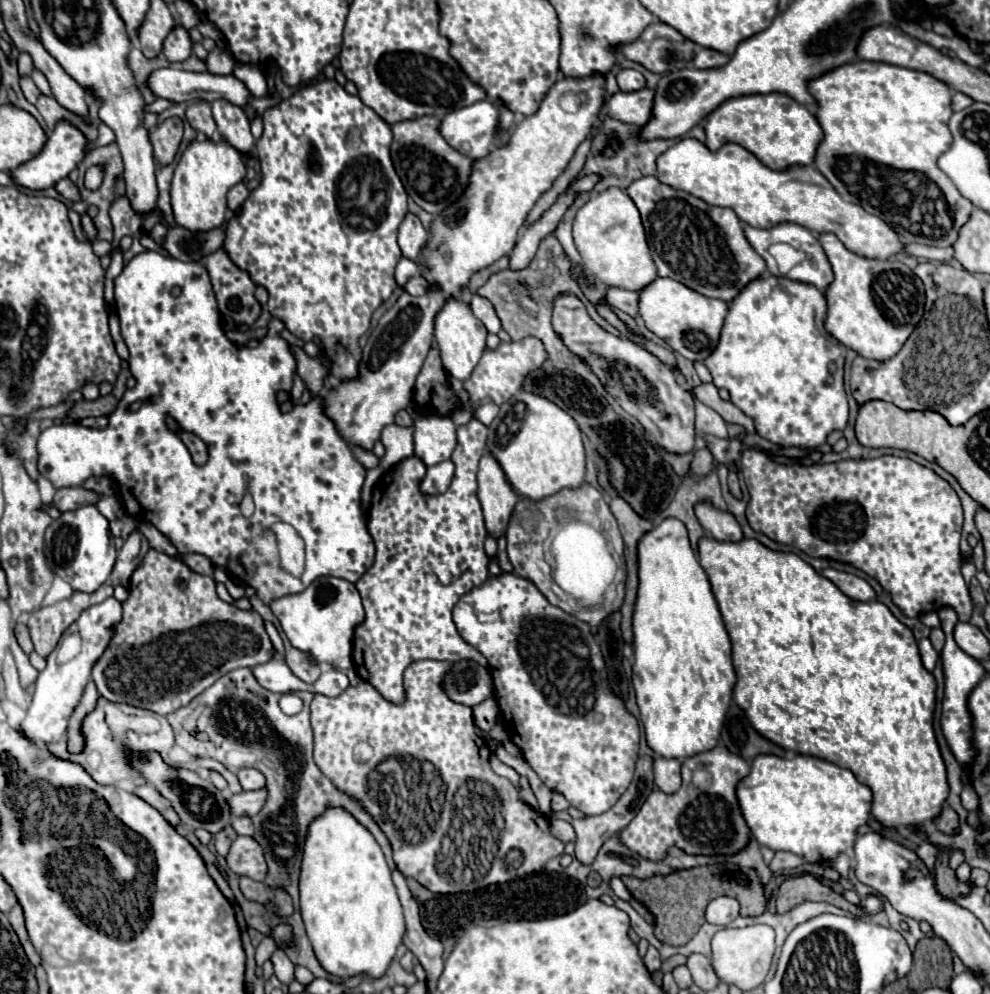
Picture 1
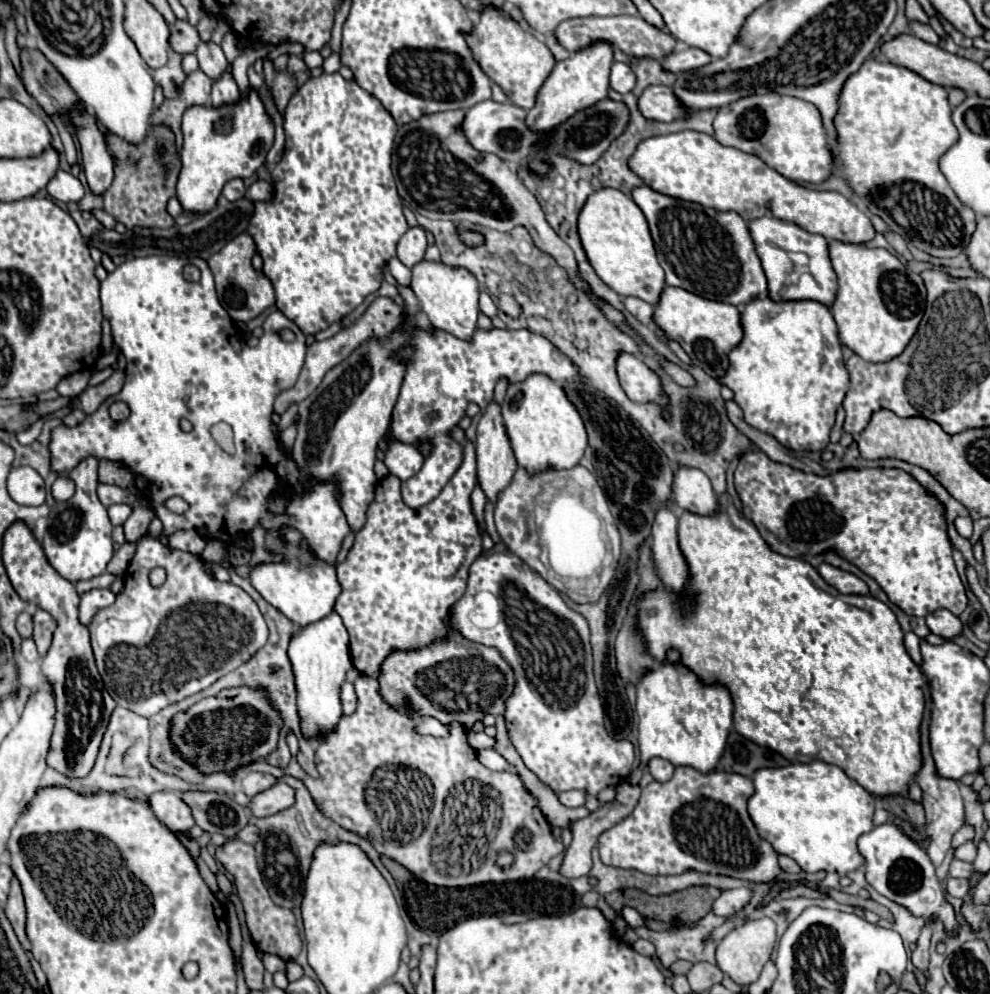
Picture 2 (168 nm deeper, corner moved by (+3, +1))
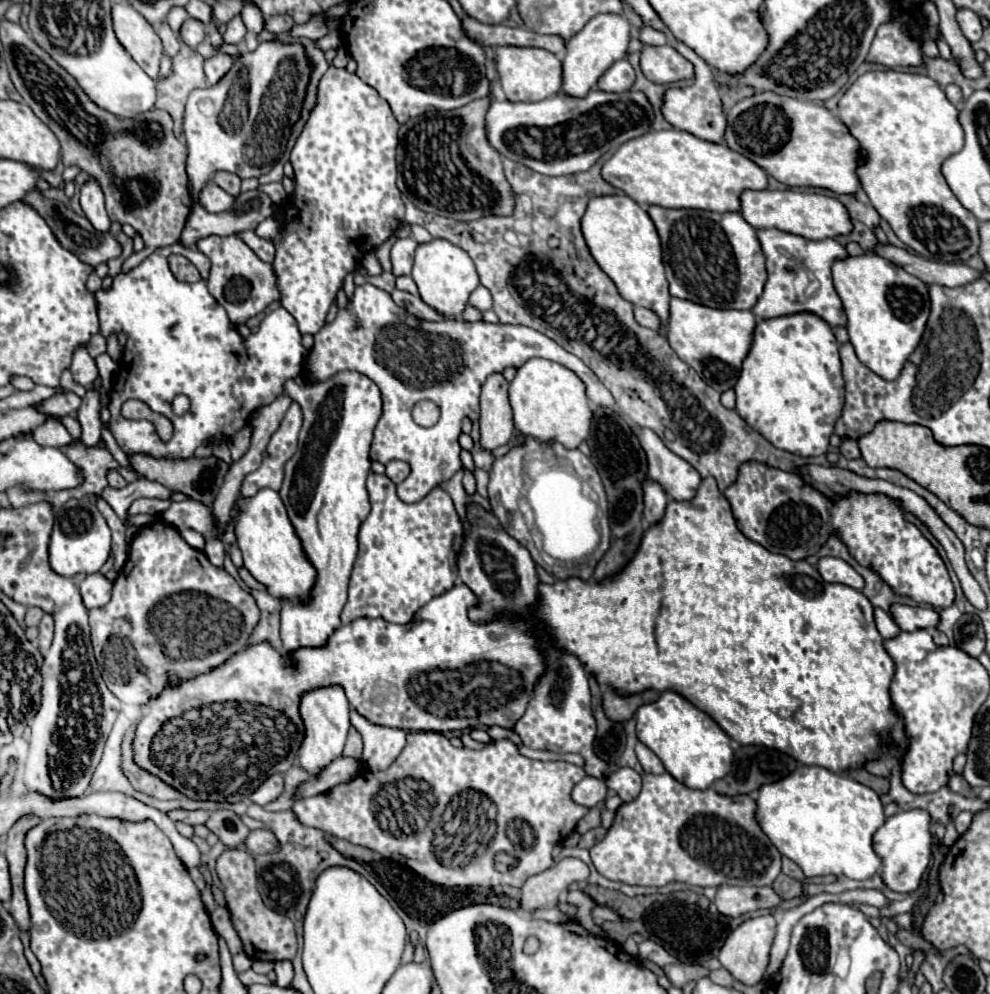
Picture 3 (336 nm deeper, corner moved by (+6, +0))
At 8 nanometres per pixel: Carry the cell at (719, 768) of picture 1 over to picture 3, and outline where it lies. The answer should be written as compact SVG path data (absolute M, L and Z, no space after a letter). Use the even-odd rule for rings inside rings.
M644 774L638 798L616 810L614 822L602 842L590 848L596 870L614 882L632 886L666 886L670 882L686 882L692 886L770 886L780 874L782 854L768 840L756 820L756 802L742 796L720 796L712 788L692 790L674 780L670 774Z

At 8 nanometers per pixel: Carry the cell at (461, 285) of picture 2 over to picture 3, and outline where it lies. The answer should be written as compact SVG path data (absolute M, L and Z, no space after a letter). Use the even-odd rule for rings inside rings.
M432 238L432 242L418 244L412 278L418 284L422 300L452 320L460 318L464 306L468 304L468 296L480 284L476 266L470 260L470 256L460 246L456 246L444 238Z

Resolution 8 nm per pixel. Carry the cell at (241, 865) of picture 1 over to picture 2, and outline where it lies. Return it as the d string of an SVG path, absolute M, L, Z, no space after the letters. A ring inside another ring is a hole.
M231 839L225 845L217 847L215 859L235 877L235 887L237 887L239 899L243 901L243 907L245 907L247 927L251 931L251 937L253 937L257 949L263 953L273 953L273 955L293 961L301 953L301 937L299 937L299 931L295 925L295 915L289 909L277 907L269 899L269 893L263 885L263 879L261 879L261 873L257 867L257 857L255 857L253 845L241 843L239 839Z

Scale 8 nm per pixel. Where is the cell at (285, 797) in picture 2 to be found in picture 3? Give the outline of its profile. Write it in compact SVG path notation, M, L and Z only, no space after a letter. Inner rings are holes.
M340 756L330 766L326 766L320 776L314 776L308 782L300 784L298 796L314 796L320 792L328 792L330 788L334 788L346 780L352 780L358 772L362 772L362 766L358 760L348 758L348 756Z

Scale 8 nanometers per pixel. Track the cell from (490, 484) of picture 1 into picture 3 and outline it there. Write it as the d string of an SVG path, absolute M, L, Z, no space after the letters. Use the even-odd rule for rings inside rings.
M496 372L490 374L480 394L480 442L486 450L508 444L514 436L514 420L508 400L508 380Z

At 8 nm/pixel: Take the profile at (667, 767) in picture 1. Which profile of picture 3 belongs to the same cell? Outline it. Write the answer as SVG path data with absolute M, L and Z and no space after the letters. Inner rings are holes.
M642 742L636 744L636 756L638 756L644 772L650 772L650 774L662 774L664 772L660 758L650 748L646 748Z

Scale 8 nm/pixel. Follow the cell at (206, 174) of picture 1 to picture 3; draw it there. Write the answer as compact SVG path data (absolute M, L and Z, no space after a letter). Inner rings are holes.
M270 40L260 42L254 52L242 52L234 60L230 72L226 72L226 76L222 76L218 84L208 88L196 88L190 94L184 110L184 138L188 146L186 172L194 196L198 196L202 186L218 170L236 172L242 178L258 178L272 170L272 166L282 158L286 150L292 126L300 118L310 76L312 76L312 64L304 50L304 44L300 42L284 44L280 40ZM262 78L270 80L266 88L262 88Z

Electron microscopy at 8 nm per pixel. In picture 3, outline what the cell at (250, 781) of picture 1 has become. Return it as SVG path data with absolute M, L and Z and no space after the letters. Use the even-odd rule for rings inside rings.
M274 774L250 796L250 800L258 806L266 806L268 802L276 800L282 794L282 790L284 790L284 778L280 774Z

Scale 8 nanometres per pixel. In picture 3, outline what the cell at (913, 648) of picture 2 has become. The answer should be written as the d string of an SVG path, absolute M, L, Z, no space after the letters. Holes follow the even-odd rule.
M874 606L874 622L876 622L876 628L882 638L894 638L900 632L898 626L892 622L892 618L878 606Z

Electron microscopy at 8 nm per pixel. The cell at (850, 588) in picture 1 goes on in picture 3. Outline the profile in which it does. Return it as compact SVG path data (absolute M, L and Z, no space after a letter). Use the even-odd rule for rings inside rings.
M834 556L820 558L818 572L826 582L840 582L840 584L846 584L854 590L864 588L862 576L850 564L846 564L842 558L834 558Z

